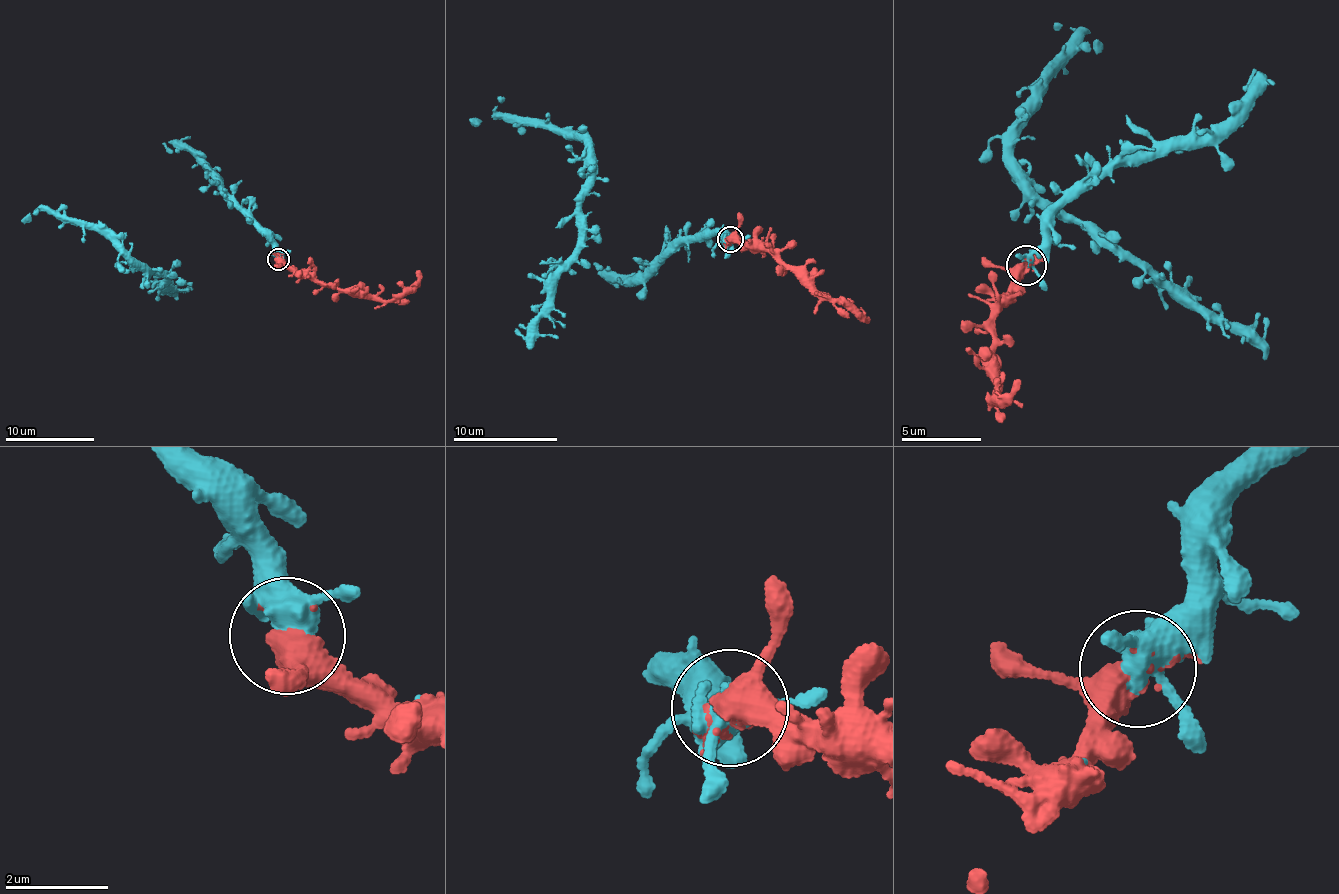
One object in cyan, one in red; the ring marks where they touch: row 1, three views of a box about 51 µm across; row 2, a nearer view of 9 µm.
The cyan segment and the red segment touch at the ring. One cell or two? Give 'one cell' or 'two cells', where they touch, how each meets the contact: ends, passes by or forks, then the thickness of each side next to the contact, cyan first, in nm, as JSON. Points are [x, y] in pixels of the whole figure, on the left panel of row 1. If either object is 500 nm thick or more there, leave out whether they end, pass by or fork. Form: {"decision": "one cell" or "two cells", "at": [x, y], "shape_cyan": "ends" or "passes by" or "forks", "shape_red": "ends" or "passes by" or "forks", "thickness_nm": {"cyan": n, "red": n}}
{"decision": "one cell", "at": [278, 259], "shape_cyan": "forks", "shape_red": "forks", "thickness_nm": {"cyan": 420, "red": 360}}

